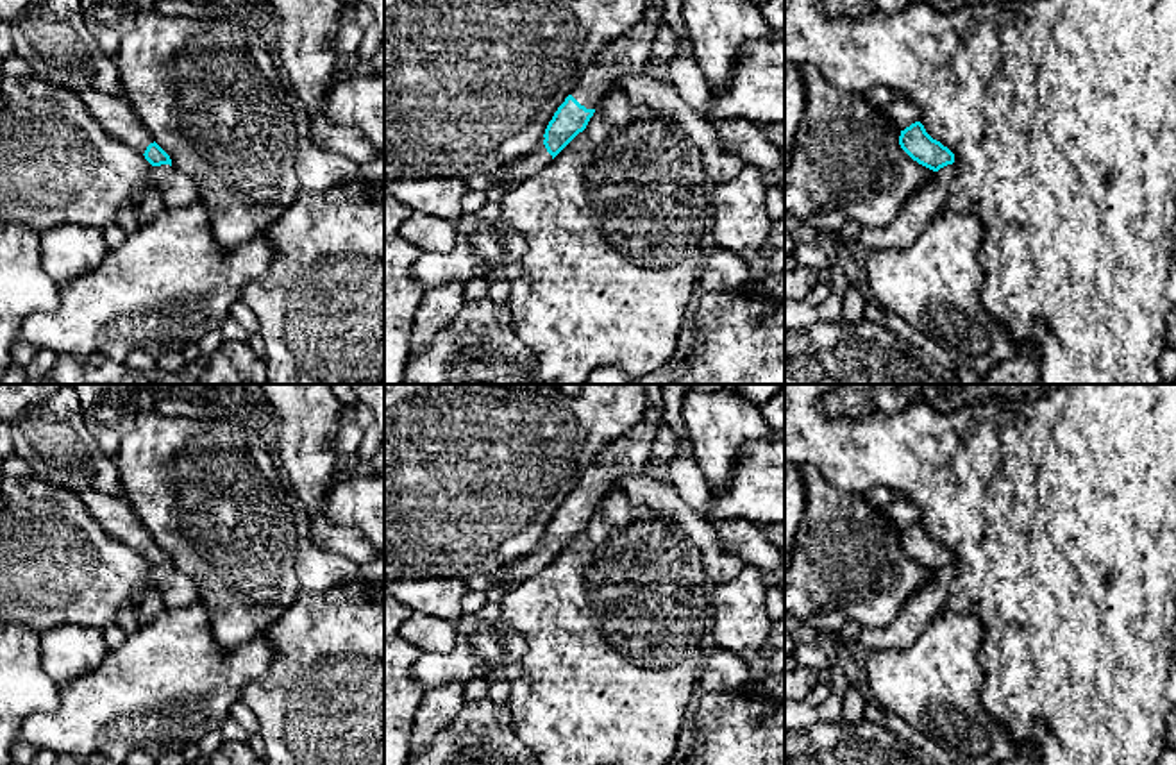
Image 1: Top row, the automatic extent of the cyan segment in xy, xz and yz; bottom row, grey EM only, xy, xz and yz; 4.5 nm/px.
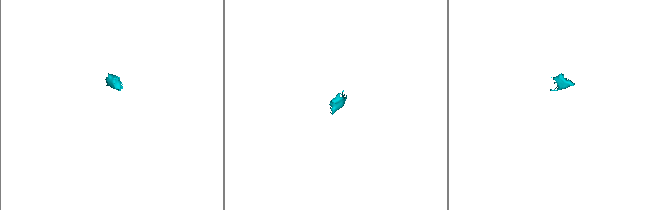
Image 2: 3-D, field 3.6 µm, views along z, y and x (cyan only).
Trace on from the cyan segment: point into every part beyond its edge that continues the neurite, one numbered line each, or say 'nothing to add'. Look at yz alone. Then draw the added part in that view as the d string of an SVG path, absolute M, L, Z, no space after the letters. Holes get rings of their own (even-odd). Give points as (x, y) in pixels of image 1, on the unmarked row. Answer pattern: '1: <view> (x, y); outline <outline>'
nothing to add

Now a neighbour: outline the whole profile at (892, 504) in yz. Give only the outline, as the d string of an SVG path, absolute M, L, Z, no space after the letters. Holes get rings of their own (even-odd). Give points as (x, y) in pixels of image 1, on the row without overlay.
M886 486L872 488L867 499L899 529L904 531L920 520L917 504L910 502L903 493Z

